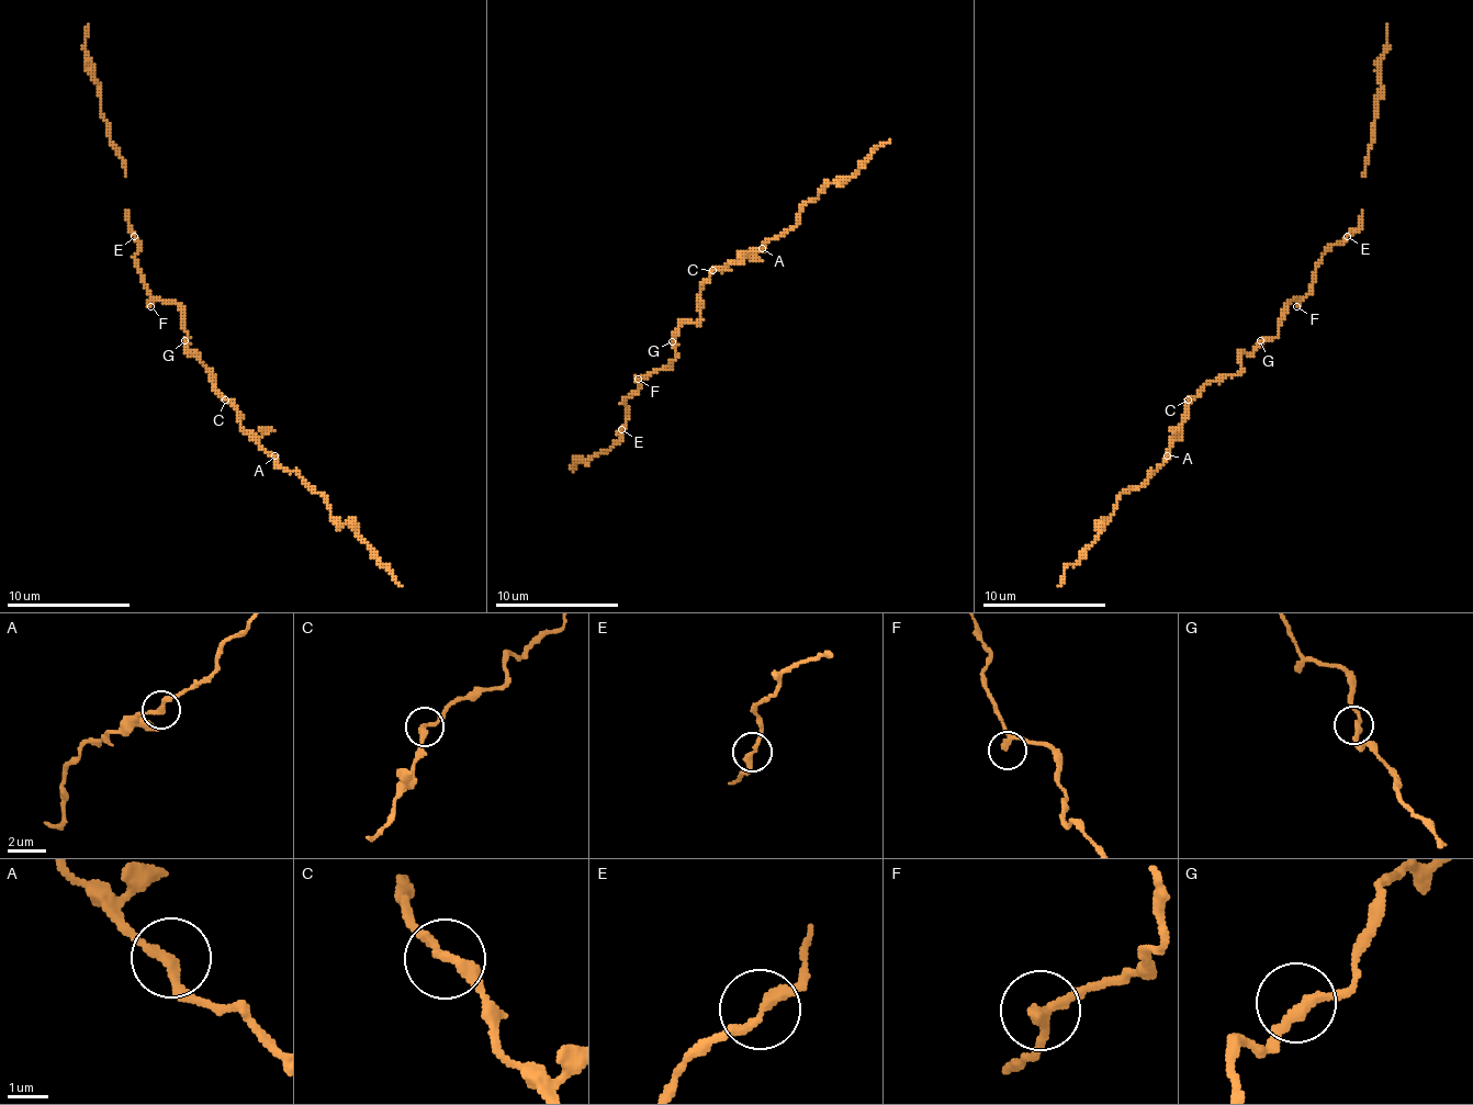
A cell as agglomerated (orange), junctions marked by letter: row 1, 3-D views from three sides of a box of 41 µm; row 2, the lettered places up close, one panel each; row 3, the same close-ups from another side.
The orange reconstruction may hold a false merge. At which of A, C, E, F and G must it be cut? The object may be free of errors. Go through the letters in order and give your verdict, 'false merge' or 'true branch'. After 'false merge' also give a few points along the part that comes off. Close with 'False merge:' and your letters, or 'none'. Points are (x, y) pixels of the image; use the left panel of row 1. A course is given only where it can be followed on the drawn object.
A: true branch
C: true branch
E: true branch
F: true branch
G: true branch
False merge: none

